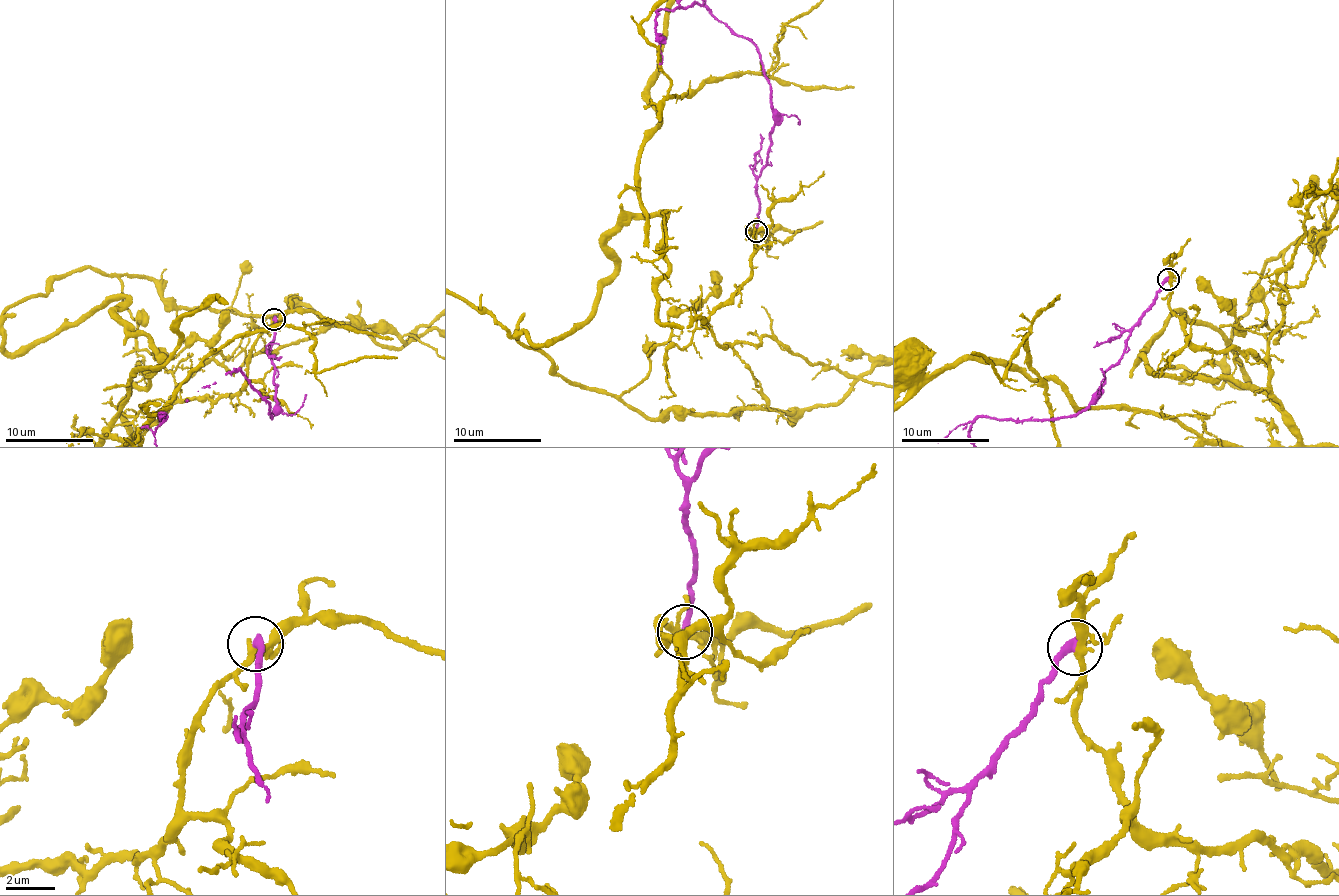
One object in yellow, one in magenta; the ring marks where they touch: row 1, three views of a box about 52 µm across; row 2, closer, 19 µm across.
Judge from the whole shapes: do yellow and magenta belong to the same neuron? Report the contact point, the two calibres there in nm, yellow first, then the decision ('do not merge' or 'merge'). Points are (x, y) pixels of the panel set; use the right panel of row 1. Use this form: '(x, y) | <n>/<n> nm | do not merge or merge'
(1168, 279) | 260/320 nm | do not merge

